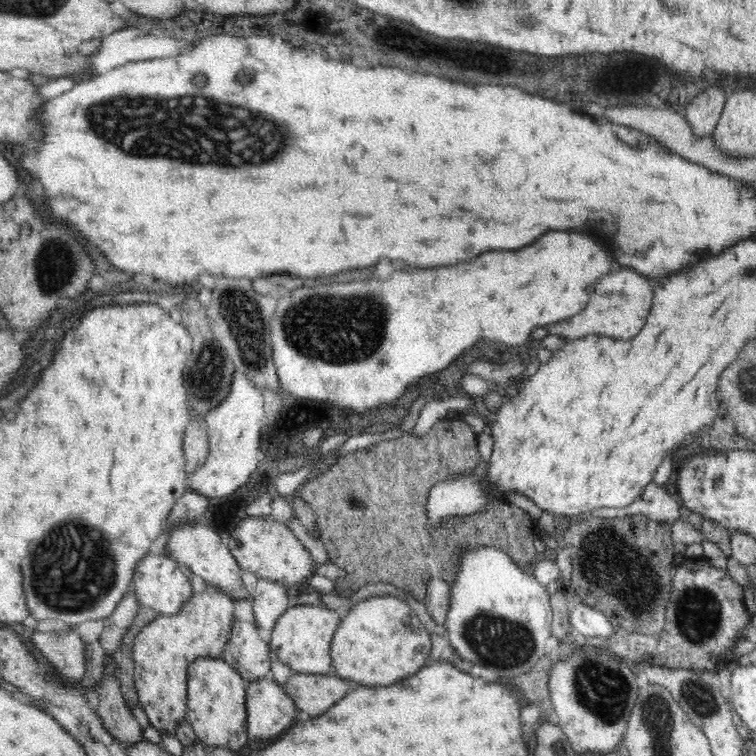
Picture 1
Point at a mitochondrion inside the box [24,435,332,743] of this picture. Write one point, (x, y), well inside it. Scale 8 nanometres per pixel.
(80, 549)

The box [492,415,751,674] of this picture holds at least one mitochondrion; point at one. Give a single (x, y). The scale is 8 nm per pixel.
(698, 617)

